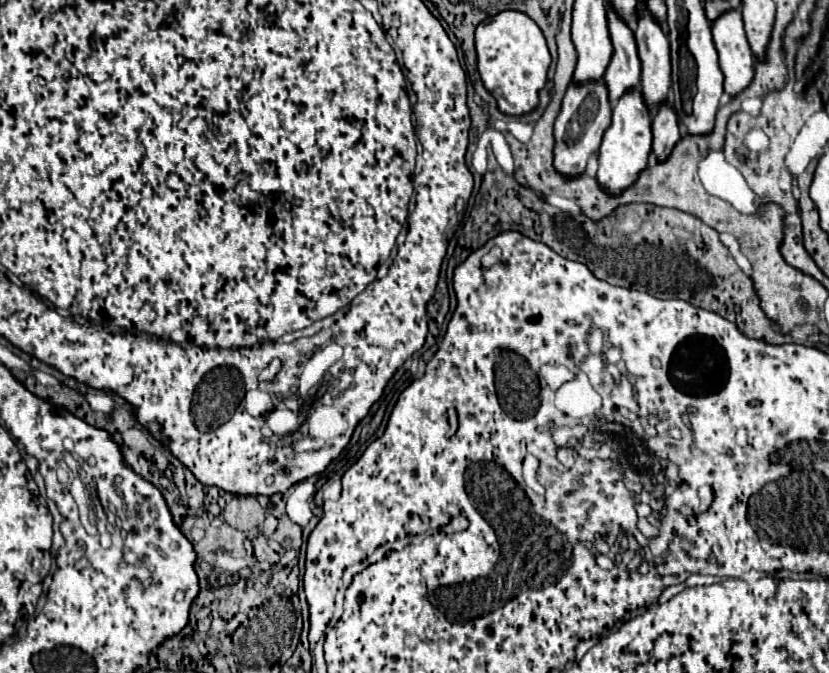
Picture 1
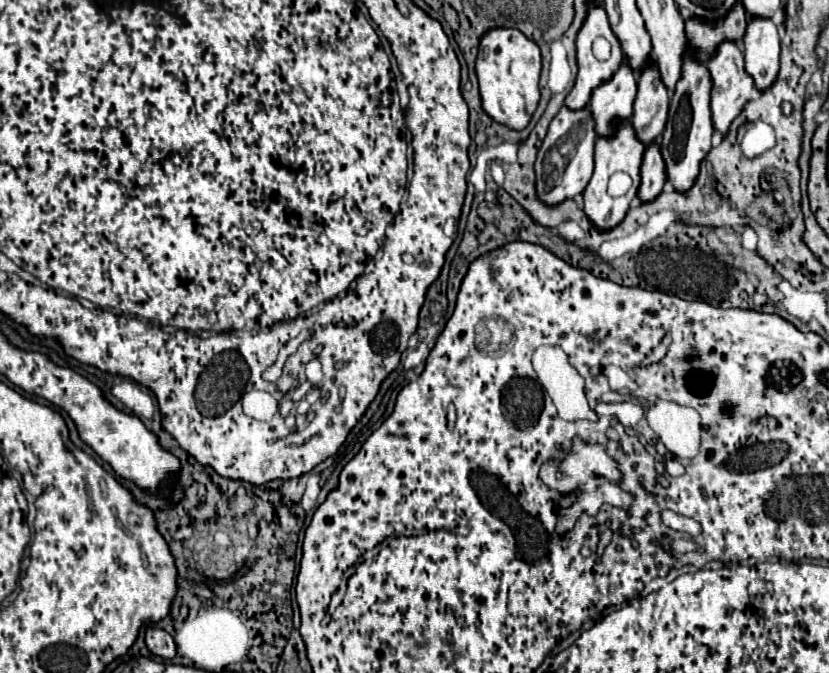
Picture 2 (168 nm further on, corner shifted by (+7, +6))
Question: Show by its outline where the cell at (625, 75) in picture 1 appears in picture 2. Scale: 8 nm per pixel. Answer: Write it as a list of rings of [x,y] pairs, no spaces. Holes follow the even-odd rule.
[[[624,56],[620,68],[612,74],[612,78],[602,82],[592,92],[590,98],[590,110],[596,122],[598,136],[610,134],[614,120],[630,118],[634,96],[636,96],[636,78],[634,70],[628,64],[628,58]]]

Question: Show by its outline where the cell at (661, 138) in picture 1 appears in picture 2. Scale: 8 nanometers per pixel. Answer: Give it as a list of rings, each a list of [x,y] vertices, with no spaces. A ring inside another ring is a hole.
[[[652,142],[646,146],[640,176],[642,176],[640,198],[644,202],[650,202],[652,198],[656,198],[656,194],[660,194],[660,190],[666,182],[666,166],[664,166],[664,158],[660,154],[658,142]]]

